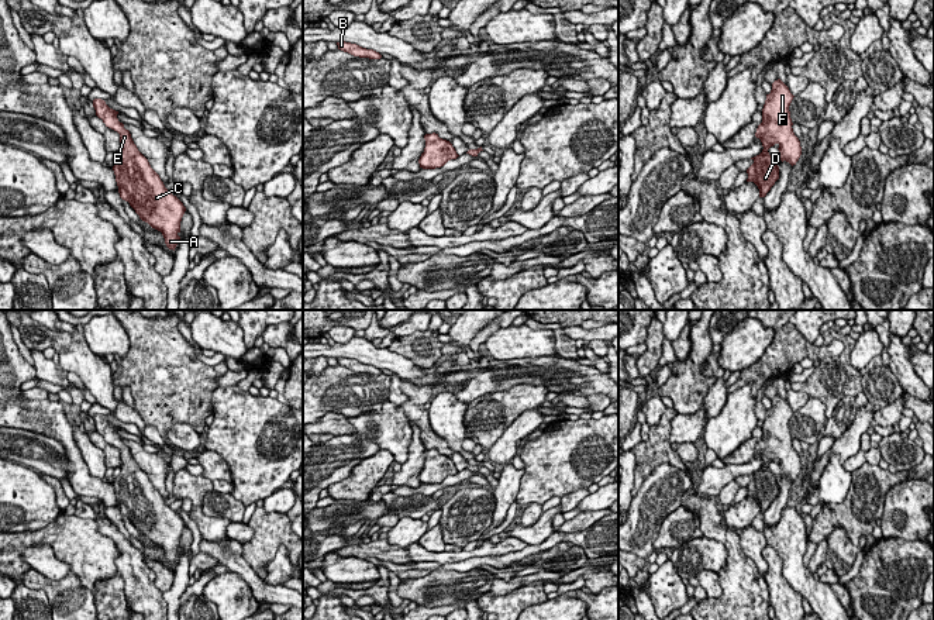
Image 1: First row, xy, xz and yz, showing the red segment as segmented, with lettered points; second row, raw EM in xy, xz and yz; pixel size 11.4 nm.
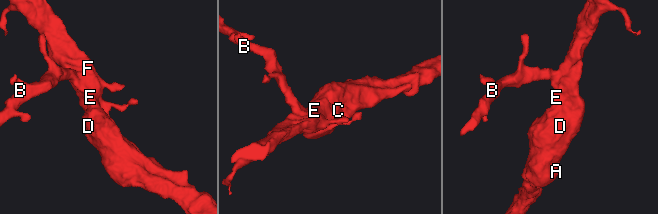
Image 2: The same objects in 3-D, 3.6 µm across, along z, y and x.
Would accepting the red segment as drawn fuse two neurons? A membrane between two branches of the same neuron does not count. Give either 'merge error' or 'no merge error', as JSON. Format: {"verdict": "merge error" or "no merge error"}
{"verdict": "no merge error"}

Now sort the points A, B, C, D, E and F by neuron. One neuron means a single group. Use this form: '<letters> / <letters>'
A B C D E F

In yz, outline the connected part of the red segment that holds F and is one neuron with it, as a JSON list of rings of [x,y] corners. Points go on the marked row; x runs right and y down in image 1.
[[[780,80],[772,83],[772,90],[766,94],[762,108],[762,123],[758,125],[755,137],[762,142],[762,152],[754,158],[754,163],[747,169],[747,182],[754,182],[759,189],[759,197],[765,197],[779,179],[779,166],[769,155],[768,149],[779,145],[780,161],[796,165],[802,155],[799,138],[793,132],[789,106],[793,100],[789,87]]]

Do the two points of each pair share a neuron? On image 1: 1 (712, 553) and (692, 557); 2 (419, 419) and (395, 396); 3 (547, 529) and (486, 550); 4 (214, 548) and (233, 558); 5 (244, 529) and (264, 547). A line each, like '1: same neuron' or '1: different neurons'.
1: same neuron
2: different neurons
3: different neurons
4: same neuron
5: different neurons

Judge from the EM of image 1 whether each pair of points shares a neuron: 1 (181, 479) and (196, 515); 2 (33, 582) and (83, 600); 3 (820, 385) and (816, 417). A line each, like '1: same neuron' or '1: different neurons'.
1: same neuron
2: same neuron
3: different neurons

